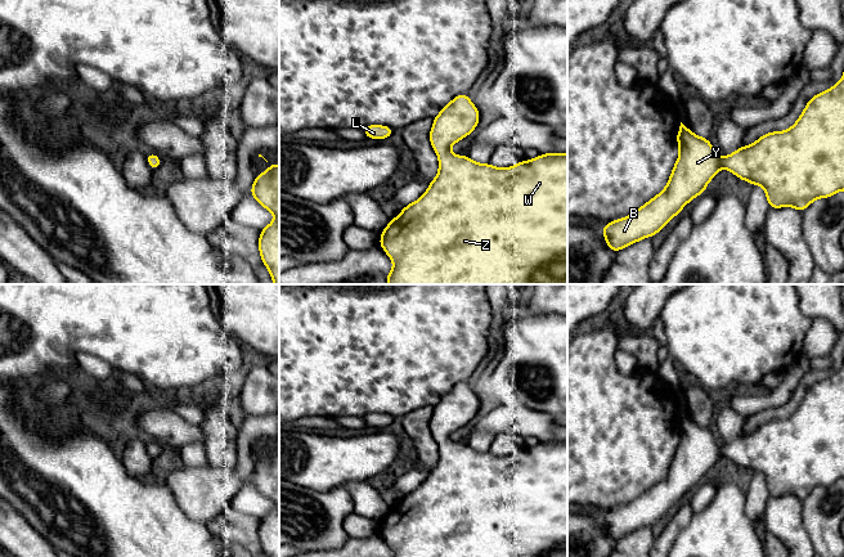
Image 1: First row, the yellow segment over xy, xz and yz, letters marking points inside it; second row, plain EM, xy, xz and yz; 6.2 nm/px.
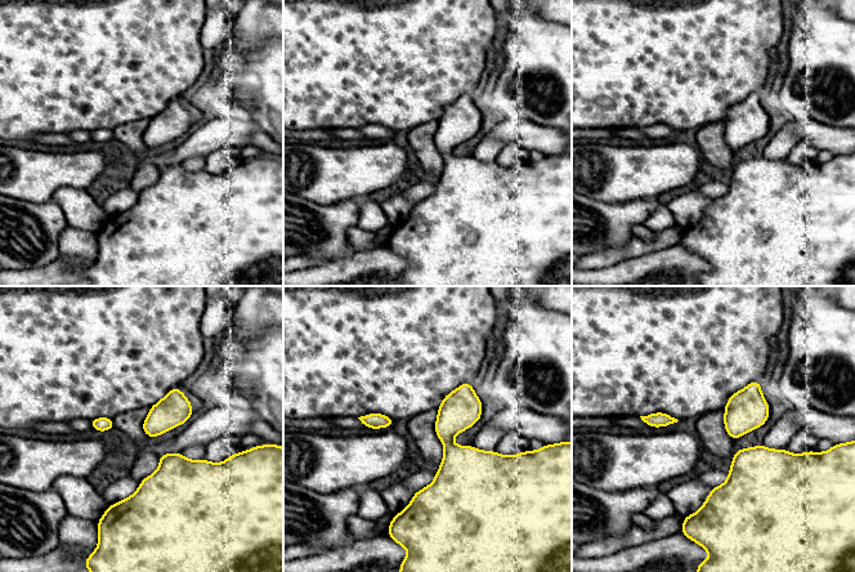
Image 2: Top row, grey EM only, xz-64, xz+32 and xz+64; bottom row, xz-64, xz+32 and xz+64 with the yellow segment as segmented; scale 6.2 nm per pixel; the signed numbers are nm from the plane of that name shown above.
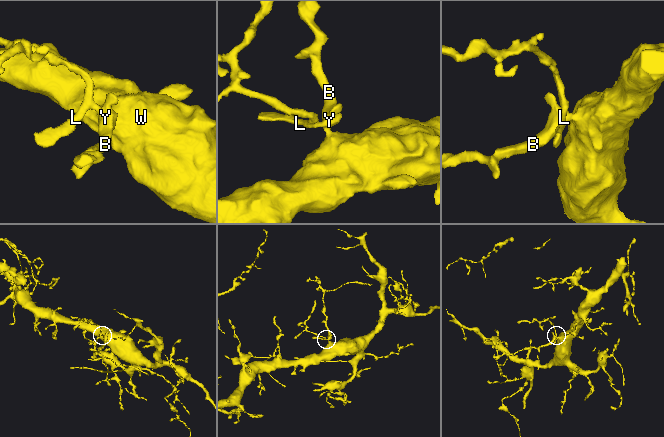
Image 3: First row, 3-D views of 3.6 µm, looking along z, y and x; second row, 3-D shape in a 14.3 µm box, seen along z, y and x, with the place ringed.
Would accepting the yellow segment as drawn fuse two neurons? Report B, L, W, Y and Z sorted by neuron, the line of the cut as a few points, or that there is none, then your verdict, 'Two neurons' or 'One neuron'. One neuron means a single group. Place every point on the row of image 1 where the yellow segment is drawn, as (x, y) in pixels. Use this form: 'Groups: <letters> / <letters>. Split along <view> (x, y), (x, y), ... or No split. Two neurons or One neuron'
Groups: B L W Y Z. No split. One neuron

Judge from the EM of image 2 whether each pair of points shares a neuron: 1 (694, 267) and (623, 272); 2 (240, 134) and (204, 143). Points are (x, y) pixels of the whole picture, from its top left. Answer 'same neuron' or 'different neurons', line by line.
1: same neuron
2: same neuron

